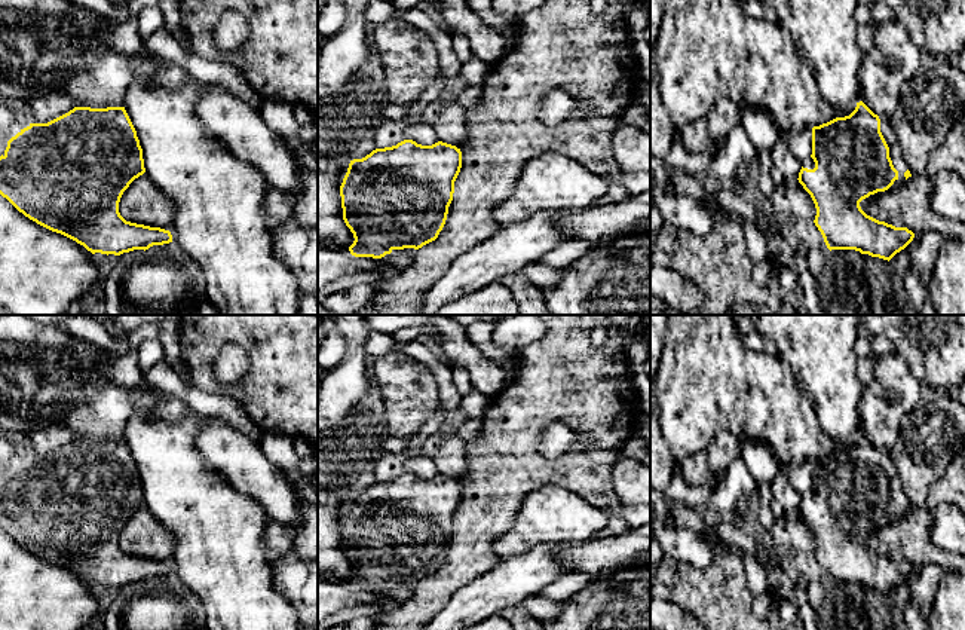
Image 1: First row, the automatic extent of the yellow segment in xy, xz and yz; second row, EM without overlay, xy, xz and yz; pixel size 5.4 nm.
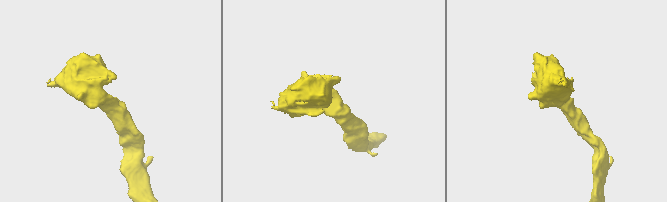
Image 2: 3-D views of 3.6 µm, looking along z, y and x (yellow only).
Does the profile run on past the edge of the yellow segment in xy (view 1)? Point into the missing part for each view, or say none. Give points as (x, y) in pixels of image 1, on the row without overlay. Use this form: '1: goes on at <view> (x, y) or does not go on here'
1: does not go on here

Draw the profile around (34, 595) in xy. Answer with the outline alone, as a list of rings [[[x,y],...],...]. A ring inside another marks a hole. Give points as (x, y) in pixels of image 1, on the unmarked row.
[[[0,527],[0,630],[80,630],[98,611],[91,584],[30,553]]]

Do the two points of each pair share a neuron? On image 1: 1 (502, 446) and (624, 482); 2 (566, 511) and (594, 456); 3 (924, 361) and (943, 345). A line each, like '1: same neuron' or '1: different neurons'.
1: different neurons
2: different neurons
3: same neuron

